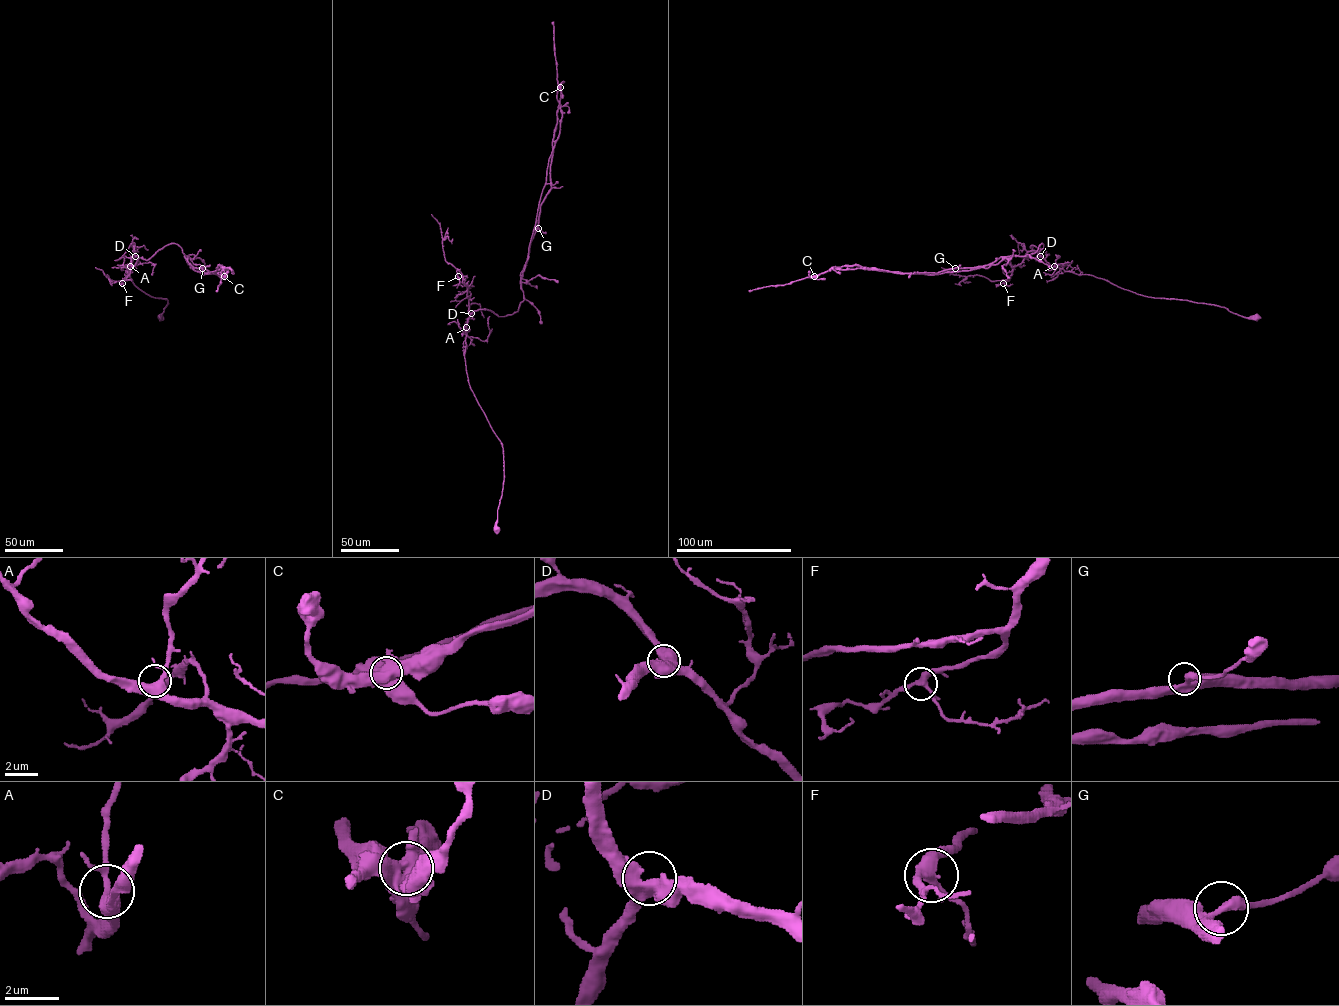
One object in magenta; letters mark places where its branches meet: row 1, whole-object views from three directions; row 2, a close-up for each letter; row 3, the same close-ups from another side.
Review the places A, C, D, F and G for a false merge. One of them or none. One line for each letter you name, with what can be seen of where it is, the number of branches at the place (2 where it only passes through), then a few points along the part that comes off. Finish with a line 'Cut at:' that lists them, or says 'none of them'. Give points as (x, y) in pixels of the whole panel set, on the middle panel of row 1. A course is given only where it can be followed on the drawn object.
C: at (560, 87); 5 branches meet; foreign part runs (560, 87), (551, 188), (541, 203), (520, 274), (525, 283), (537, 275), (558, 282)
Cut at: C

